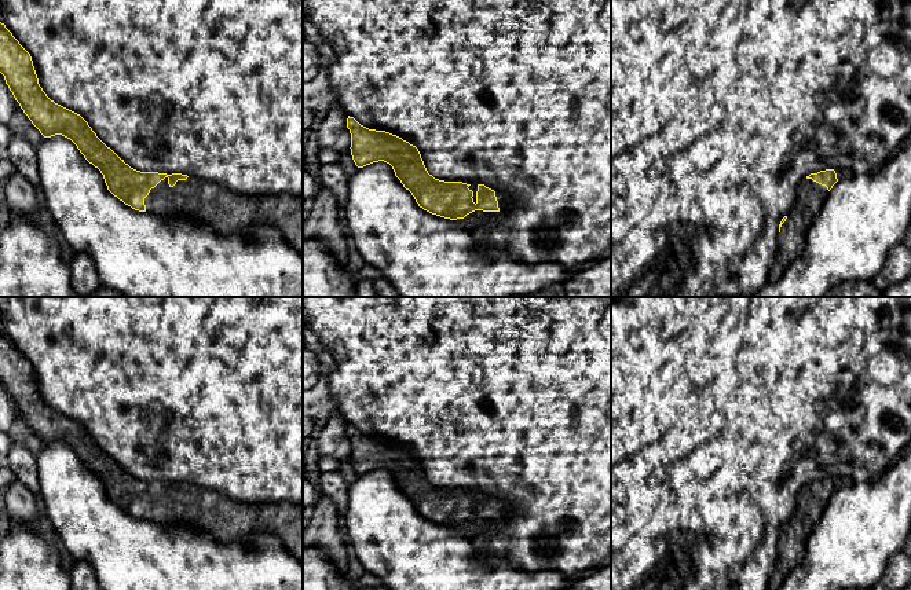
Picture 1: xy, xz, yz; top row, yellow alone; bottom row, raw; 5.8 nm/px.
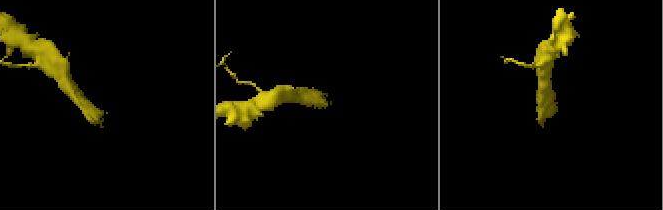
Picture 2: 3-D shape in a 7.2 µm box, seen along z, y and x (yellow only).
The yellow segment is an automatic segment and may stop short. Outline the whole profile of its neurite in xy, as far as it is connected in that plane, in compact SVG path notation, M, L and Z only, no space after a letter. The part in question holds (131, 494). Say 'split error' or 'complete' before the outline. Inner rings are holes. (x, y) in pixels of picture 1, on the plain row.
split error | M0 330L0 381L19 411L23 421L44 446L62 443L70 447L84 466L100 479L107 498L139 520L150 520L164 527L193 527L206 531L216 540L234 542L257 532L277 535L285 547L303 564L303 505L244 503L205 487L182 481L140 480L124 470L92 439L77 421L51 408L39 392L30 362L19 352L12 341Z

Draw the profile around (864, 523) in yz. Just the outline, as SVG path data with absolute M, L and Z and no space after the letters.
M911 440L878 477L849 483L827 501L820 521L808 534L804 557L775 590L845 590L871 587L879 582L893 554L903 551L911 534Z

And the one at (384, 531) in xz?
M384 469L359 476L350 485L343 531L350 551L388 590L566 590L568 586L557 571L531 573L486 556L473 546L465 527L450 528L424 518Z

